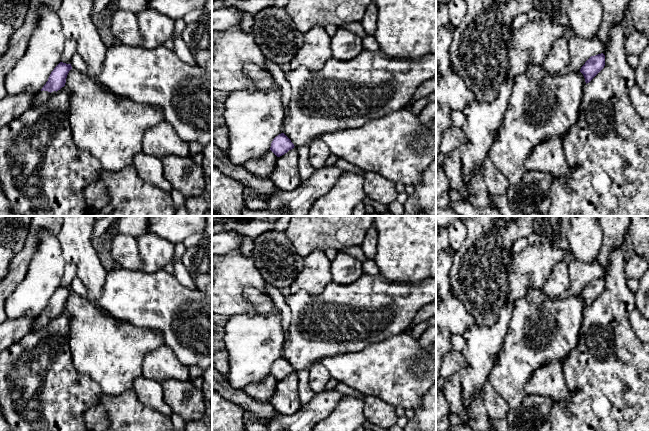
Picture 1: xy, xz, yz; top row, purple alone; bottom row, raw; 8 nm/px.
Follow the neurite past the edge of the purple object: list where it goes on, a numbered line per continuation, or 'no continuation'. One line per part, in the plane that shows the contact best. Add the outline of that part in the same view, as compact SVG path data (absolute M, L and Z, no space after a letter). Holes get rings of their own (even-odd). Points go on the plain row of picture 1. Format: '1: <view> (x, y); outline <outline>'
1: xy (42, 320); outline M40 315L37 318L35 318L35 320L33 321L32 327L31 327L31 332L36 331L44 326L46 326L47 324L49 324L53 319L55 319L57 316L53 315L53 316L48 316L48 315Z

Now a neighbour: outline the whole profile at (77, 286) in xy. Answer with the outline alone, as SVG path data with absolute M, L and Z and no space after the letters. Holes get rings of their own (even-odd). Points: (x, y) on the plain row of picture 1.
M77 276L72 280L71 290L83 298L87 297L87 289Z

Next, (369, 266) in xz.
M368 259L363 262L363 273L367 275L379 274L379 268L373 259Z

